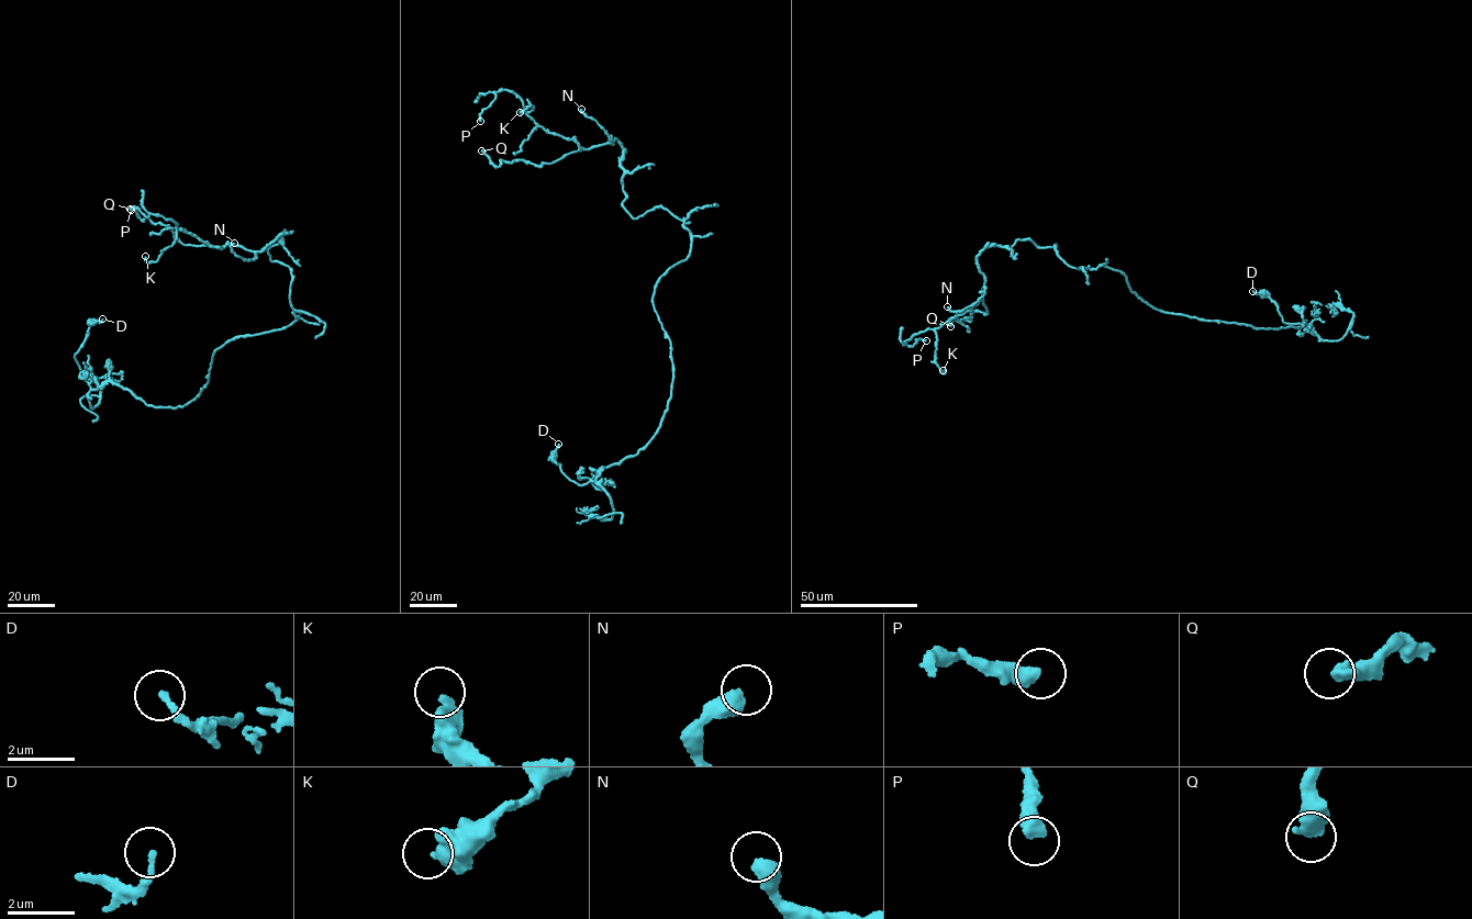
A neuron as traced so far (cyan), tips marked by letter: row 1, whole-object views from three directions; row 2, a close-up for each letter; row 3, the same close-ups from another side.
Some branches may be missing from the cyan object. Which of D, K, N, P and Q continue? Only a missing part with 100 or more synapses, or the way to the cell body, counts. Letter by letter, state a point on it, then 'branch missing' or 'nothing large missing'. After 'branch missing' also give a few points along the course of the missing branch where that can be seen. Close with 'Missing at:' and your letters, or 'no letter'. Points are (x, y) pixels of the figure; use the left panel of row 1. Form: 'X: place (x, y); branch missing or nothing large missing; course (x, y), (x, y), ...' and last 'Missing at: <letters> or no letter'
D: place (102, 318); nothing large missing
K: place (145, 256); nothing large missing
N: place (234, 243); nothing large missing
P: place (131, 210); nothing large missing
Q: place (130, 209); nothing large missing
Missing at: no letter

